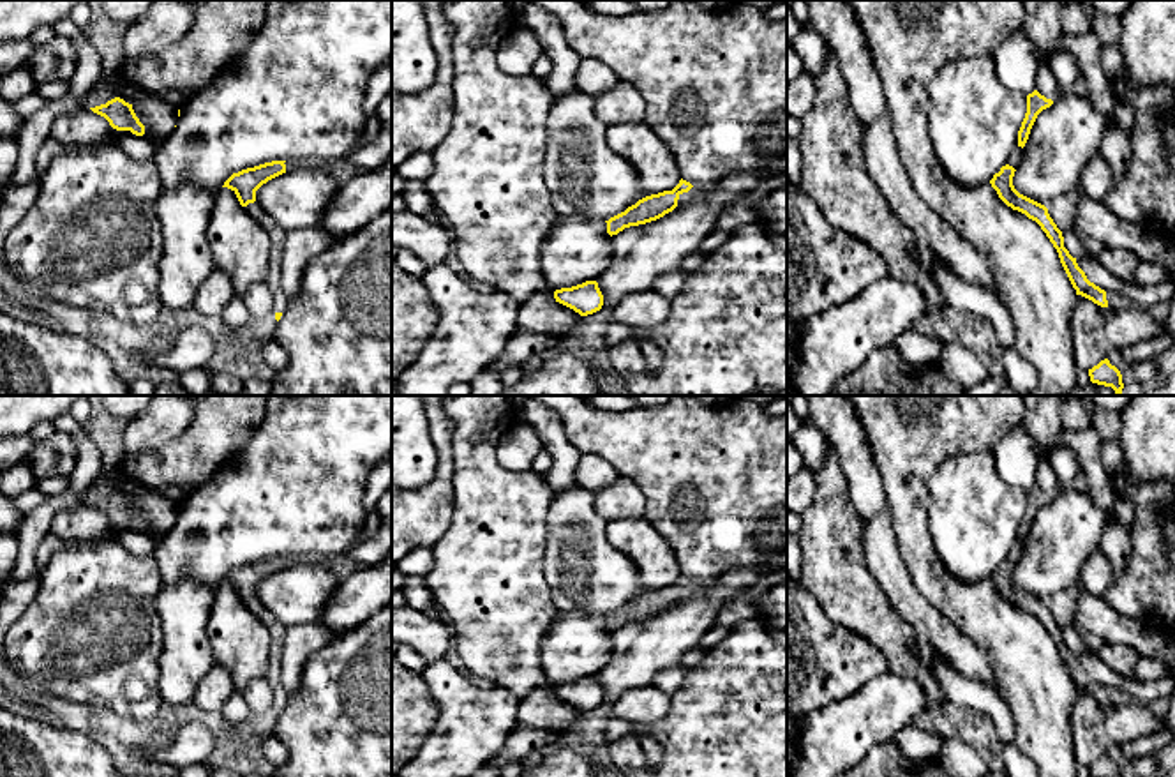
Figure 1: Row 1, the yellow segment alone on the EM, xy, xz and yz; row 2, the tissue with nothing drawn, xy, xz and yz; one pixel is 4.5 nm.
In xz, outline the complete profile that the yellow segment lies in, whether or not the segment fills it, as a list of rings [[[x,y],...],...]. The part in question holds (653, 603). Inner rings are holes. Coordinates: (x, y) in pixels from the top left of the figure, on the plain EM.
[[[681,574],[672,586],[646,592],[635,600],[628,602],[625,607],[605,616],[607,629],[612,632],[623,627],[625,623],[656,616],[665,609],[672,607],[677,600],[699,595],[704,590],[706,583],[693,583],[690,577]]]

